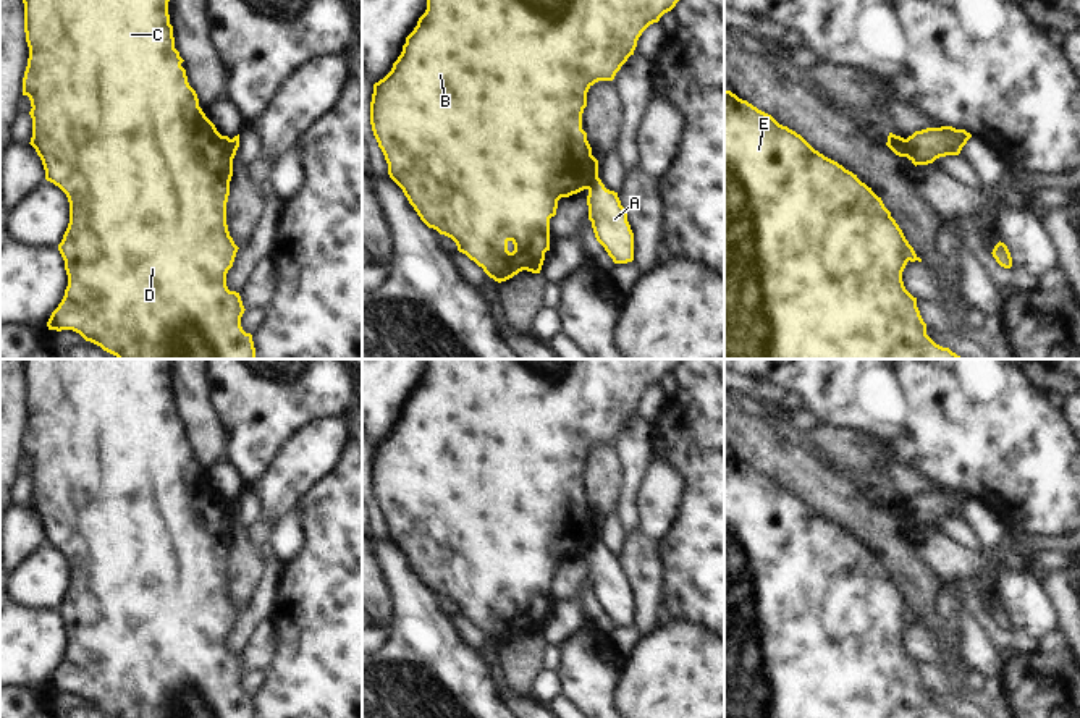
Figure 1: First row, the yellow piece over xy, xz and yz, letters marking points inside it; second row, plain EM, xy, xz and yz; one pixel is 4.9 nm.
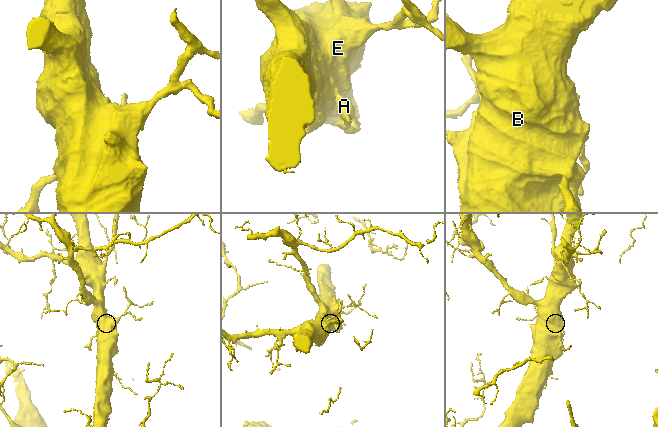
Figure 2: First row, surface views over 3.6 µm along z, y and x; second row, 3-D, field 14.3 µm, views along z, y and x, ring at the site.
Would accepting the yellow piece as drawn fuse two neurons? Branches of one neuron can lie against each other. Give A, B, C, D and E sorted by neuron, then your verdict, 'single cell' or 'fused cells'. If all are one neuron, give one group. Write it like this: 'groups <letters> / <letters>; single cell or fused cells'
groups A / B C D E; fused cells

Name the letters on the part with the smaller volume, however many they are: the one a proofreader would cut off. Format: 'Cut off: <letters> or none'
Cut off: A

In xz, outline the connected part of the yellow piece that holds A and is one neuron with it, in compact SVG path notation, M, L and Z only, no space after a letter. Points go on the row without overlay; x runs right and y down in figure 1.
M597 540L589 550L587 568L595 600L613 624L632 624L634 595L618 555L606 551L601 542Z

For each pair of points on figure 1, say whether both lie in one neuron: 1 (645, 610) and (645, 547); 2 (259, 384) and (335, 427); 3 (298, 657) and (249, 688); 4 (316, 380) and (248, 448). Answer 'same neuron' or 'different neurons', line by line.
1: same neuron
2: different neurons
3: different neurons
4: same neuron

